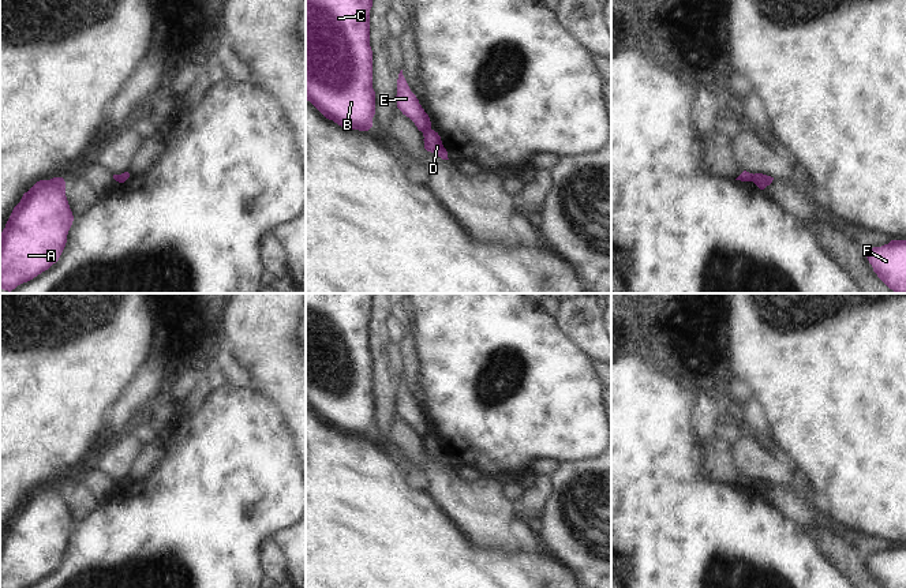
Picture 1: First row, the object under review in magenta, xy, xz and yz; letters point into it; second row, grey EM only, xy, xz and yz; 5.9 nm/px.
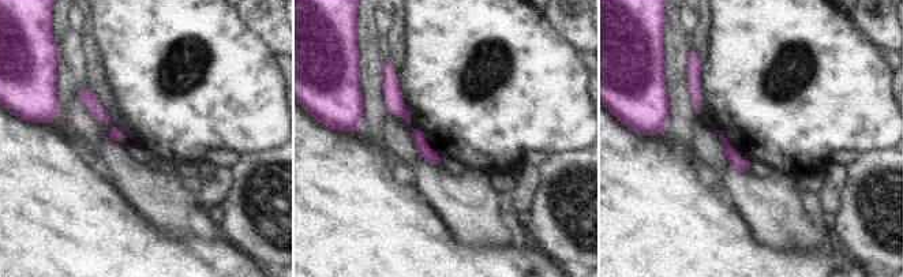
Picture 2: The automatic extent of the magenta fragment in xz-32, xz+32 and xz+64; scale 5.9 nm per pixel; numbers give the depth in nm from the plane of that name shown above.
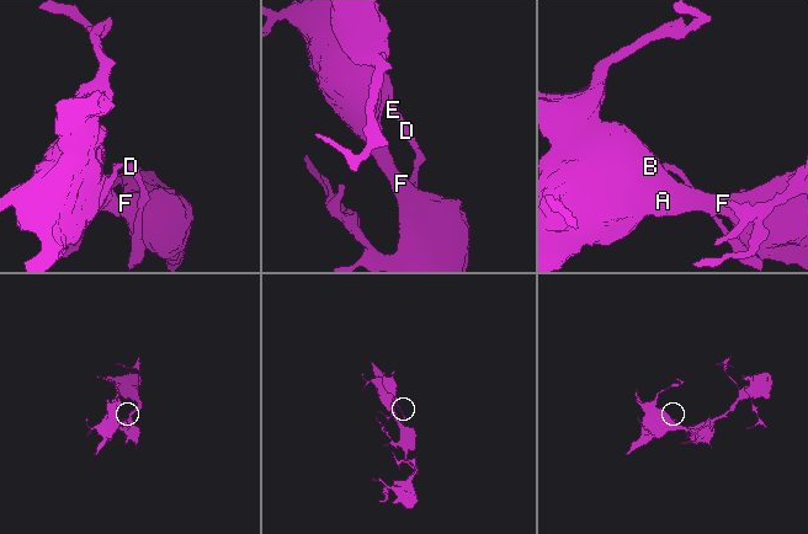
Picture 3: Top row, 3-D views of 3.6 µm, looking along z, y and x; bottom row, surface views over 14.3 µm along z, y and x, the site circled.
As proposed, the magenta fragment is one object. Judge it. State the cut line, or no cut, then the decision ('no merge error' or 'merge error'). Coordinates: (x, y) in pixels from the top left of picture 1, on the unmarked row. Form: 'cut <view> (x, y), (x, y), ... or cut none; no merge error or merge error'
cut xz (430, 434), (422, 437); merge error

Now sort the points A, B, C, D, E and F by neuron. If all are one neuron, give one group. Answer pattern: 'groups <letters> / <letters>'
groups A B C E F / D

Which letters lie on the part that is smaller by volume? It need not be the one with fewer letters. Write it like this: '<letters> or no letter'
D.

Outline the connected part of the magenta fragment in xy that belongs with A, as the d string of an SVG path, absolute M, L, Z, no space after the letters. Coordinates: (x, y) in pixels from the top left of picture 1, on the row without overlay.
M64 484L37 487L0 539L0 588L27 588L56 569L72 527Z

